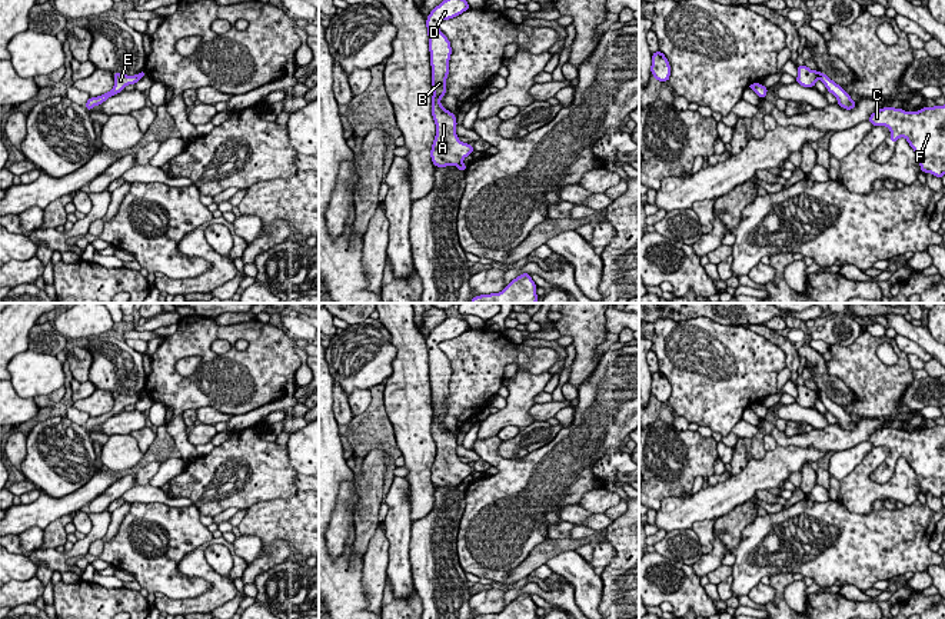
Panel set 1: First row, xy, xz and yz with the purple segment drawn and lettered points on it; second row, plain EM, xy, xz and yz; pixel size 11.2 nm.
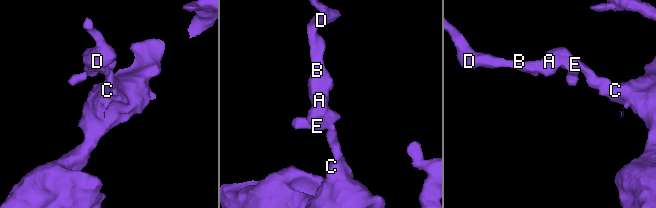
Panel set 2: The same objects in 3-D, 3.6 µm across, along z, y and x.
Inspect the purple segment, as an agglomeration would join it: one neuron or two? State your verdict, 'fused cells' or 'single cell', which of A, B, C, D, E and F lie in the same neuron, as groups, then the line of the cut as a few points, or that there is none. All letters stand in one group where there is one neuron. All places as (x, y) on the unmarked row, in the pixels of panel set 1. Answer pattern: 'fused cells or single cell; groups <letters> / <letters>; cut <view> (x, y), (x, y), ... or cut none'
fused cells; groups A B D E / C F; cut yz (817, 392), (819, 398)

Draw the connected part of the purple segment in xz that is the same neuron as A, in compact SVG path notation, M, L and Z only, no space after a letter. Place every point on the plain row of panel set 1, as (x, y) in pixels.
M447 317L426 339L433 406L432 437L436 445L436 456L430 469L435 487L457 486L475 472L473 466L459 460L456 436L440 423L440 419L446 415L445 405L449 396L447 386L452 366L449 359L439 350L439 343L453 339L469 329L469 323L463 317Z

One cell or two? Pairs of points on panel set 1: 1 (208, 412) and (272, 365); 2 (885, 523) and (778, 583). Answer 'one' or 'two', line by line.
1: two
2: two

